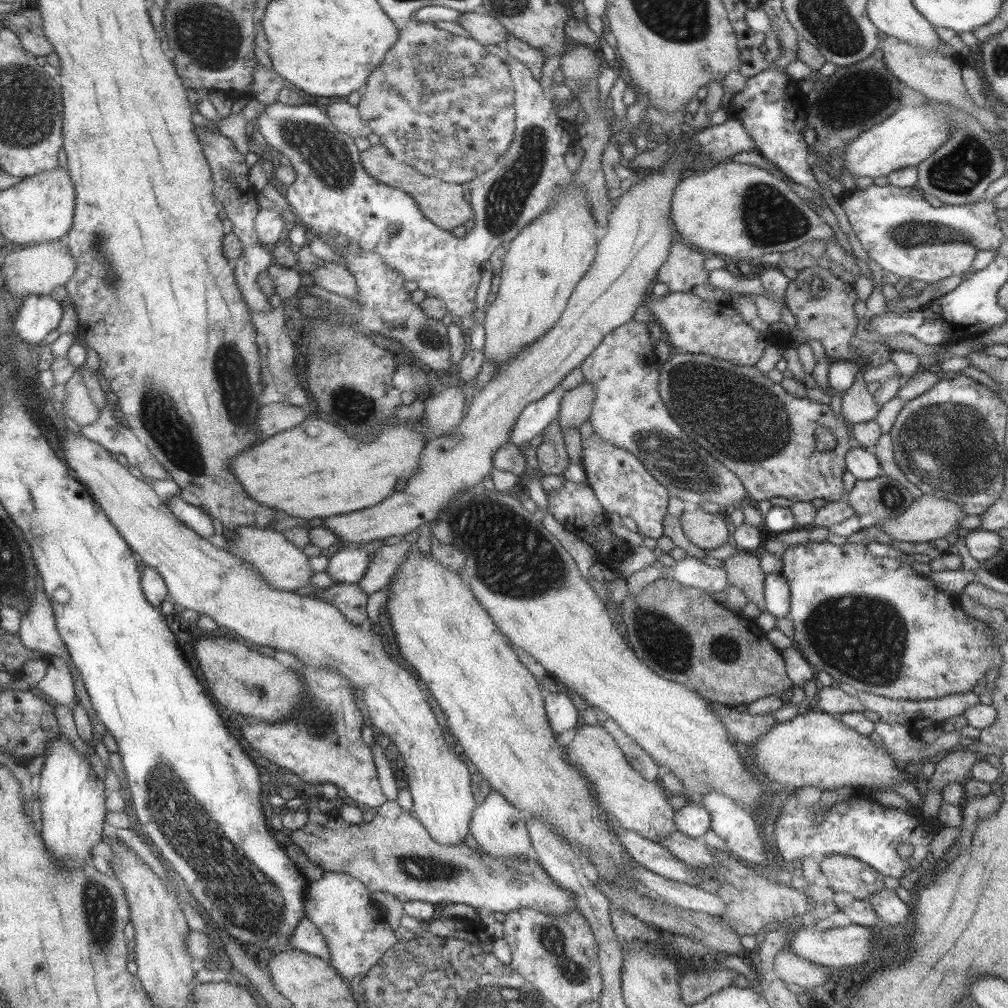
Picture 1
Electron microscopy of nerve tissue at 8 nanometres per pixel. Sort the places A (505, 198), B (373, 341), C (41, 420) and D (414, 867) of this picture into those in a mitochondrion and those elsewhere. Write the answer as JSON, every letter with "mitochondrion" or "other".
{"A":"mitochondrion","B":"other","C":"other","D":"mitochondrion"}

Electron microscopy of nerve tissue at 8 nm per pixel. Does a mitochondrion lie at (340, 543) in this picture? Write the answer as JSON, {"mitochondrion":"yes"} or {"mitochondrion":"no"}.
{"mitochondrion":"no"}

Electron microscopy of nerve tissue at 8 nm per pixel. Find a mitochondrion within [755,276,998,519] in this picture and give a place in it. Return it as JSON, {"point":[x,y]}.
{"point":[890,496]}

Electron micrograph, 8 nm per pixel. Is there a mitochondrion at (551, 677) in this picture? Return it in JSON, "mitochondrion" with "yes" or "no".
{"mitochondrion":"no"}

